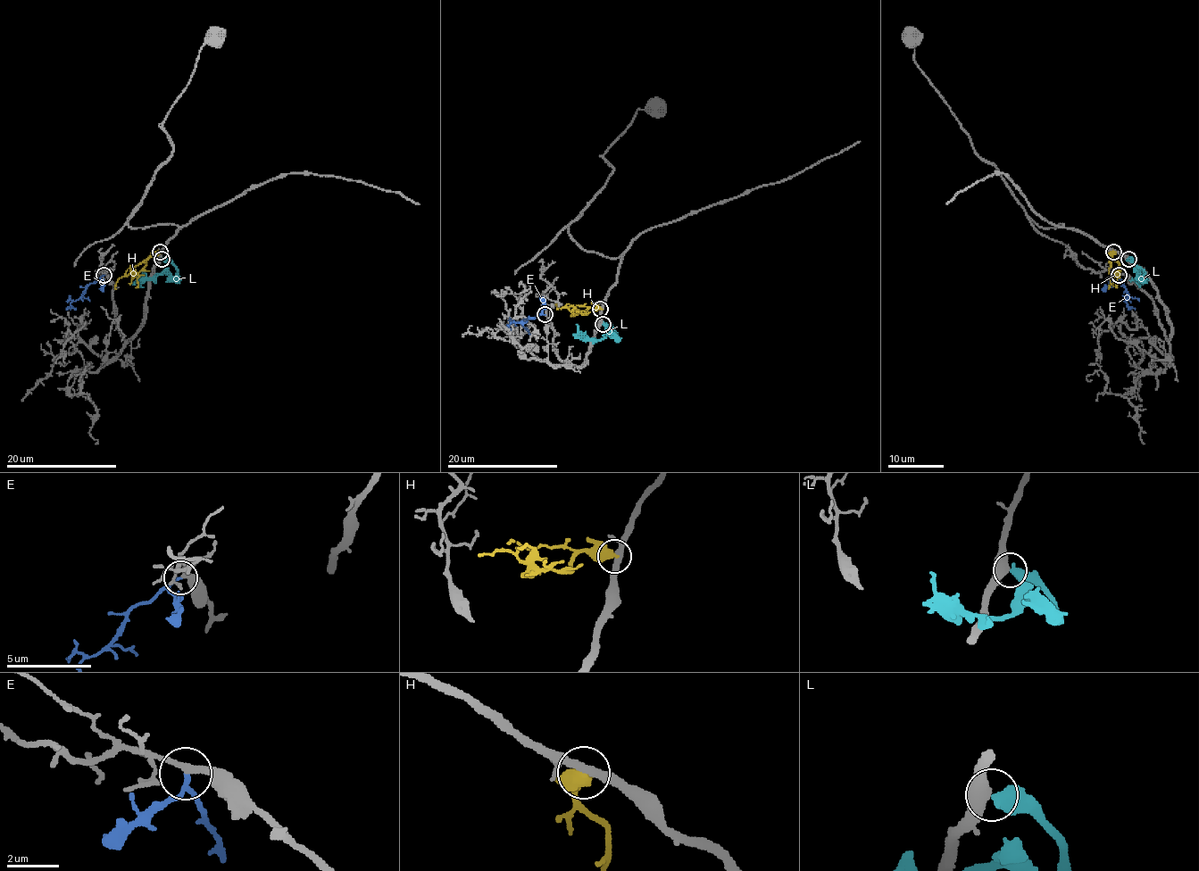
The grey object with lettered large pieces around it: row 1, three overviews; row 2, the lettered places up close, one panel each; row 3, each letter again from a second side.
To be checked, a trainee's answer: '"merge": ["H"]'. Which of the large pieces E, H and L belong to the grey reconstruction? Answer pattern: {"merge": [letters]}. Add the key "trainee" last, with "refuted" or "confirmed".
{"merge": ["E"], "trainee": "refuted"}

